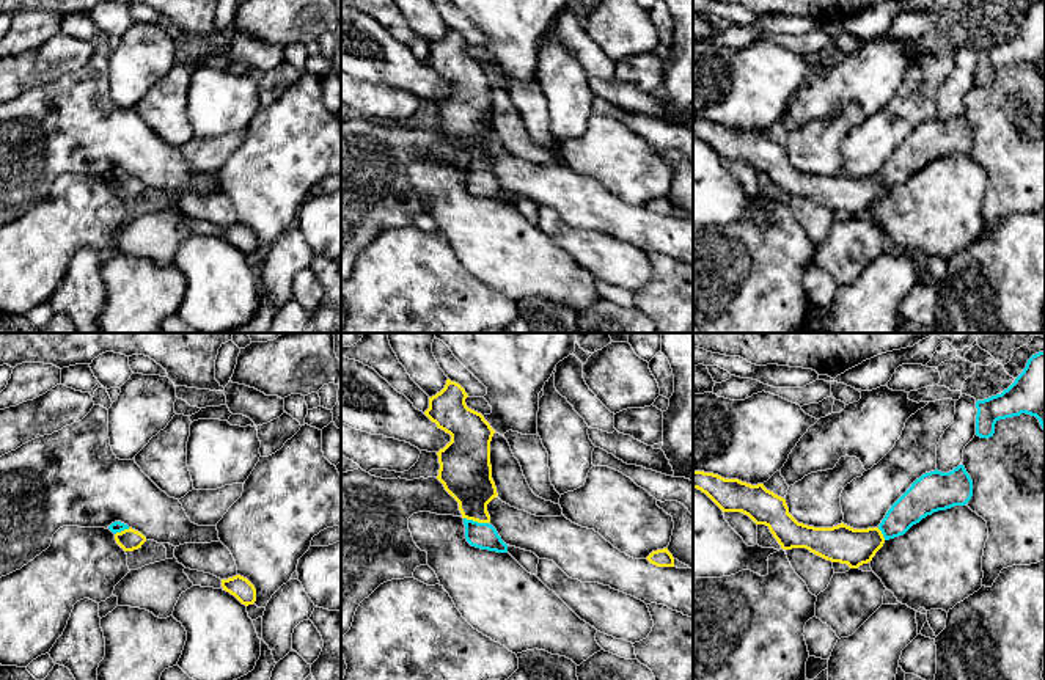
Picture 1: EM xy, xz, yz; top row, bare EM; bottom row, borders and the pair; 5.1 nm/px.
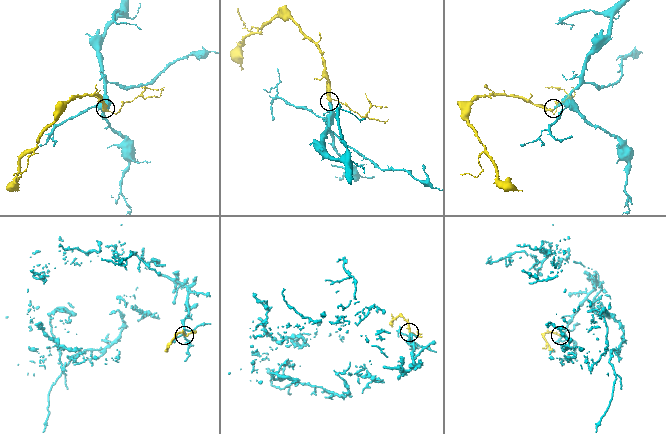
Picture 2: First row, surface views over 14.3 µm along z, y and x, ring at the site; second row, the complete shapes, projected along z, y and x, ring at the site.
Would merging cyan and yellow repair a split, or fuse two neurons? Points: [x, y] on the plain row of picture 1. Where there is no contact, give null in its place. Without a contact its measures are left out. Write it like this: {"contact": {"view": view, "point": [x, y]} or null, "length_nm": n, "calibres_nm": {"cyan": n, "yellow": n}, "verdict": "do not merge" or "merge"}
{"contact": {"view": "xz", "point": [476, 170]}, "length_nm": 130, "calibres_nm": {"cyan": 140, "yellow": 260}, "verdict": "merge"}

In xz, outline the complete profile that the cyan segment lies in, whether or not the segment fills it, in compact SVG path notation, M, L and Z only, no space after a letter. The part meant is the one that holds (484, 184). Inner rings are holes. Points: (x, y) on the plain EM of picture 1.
M449 27L440 41L429 46L424 63L451 83L451 90L437 101L437 127L459 151L467 190L481 198L508 201L487 160L487 152L498 144L490 113L495 79L481 61L467 55L467 46L465 38Z

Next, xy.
M115 170L108 174L108 177L115 182L116 192L124 198L124 199L134 199L141 196L141 193L146 190L146 185L129 176L127 173L121 170Z

